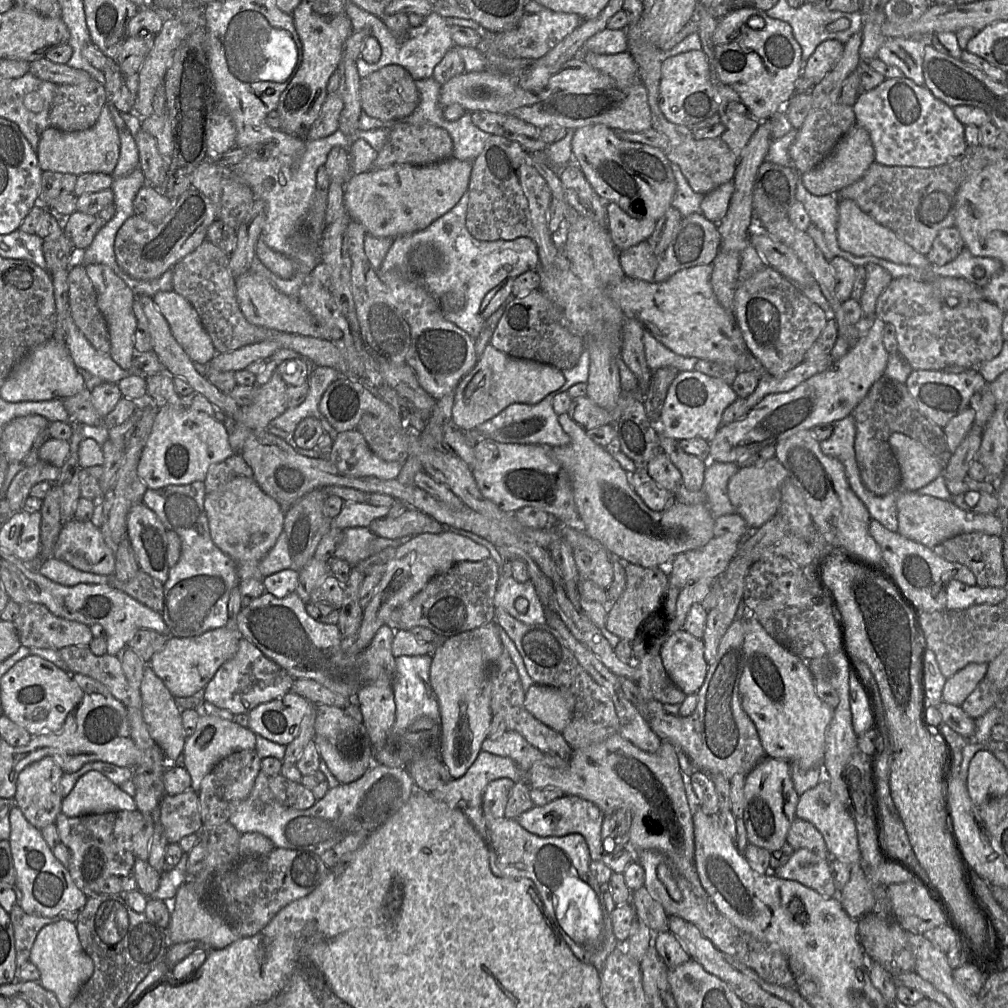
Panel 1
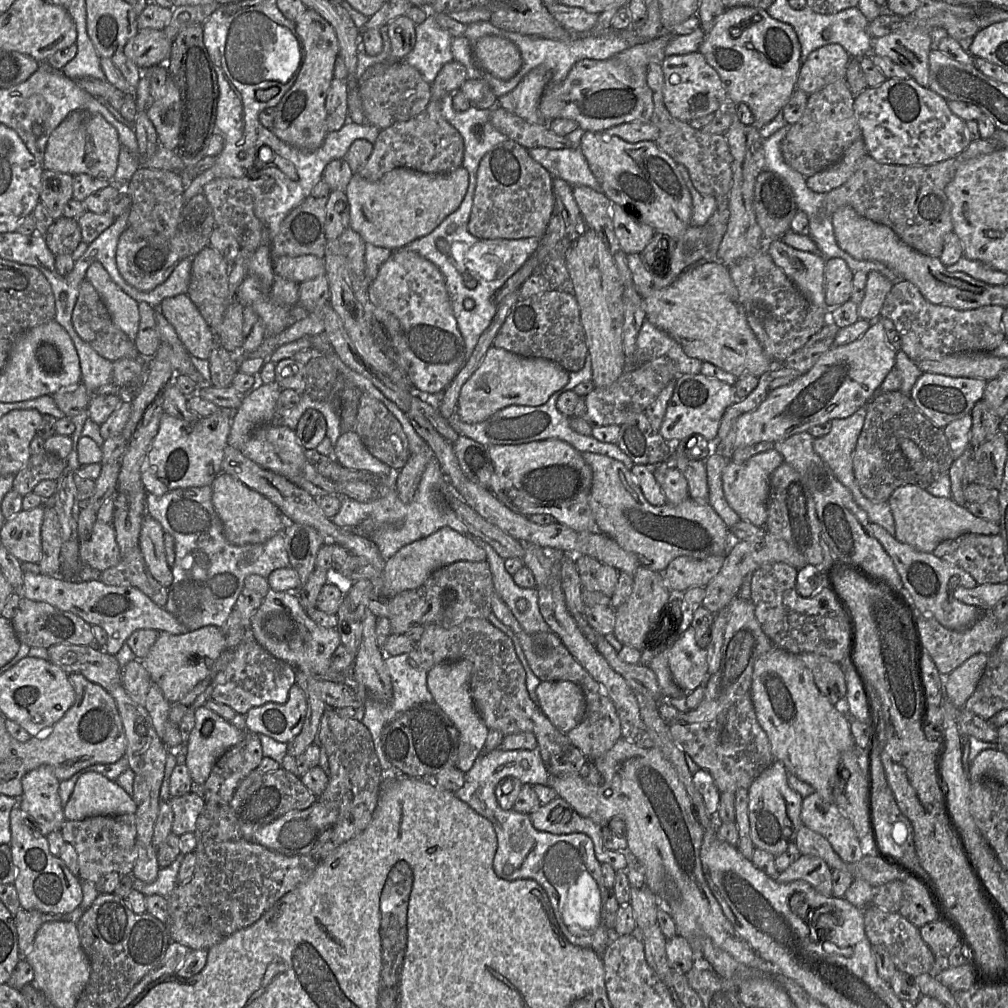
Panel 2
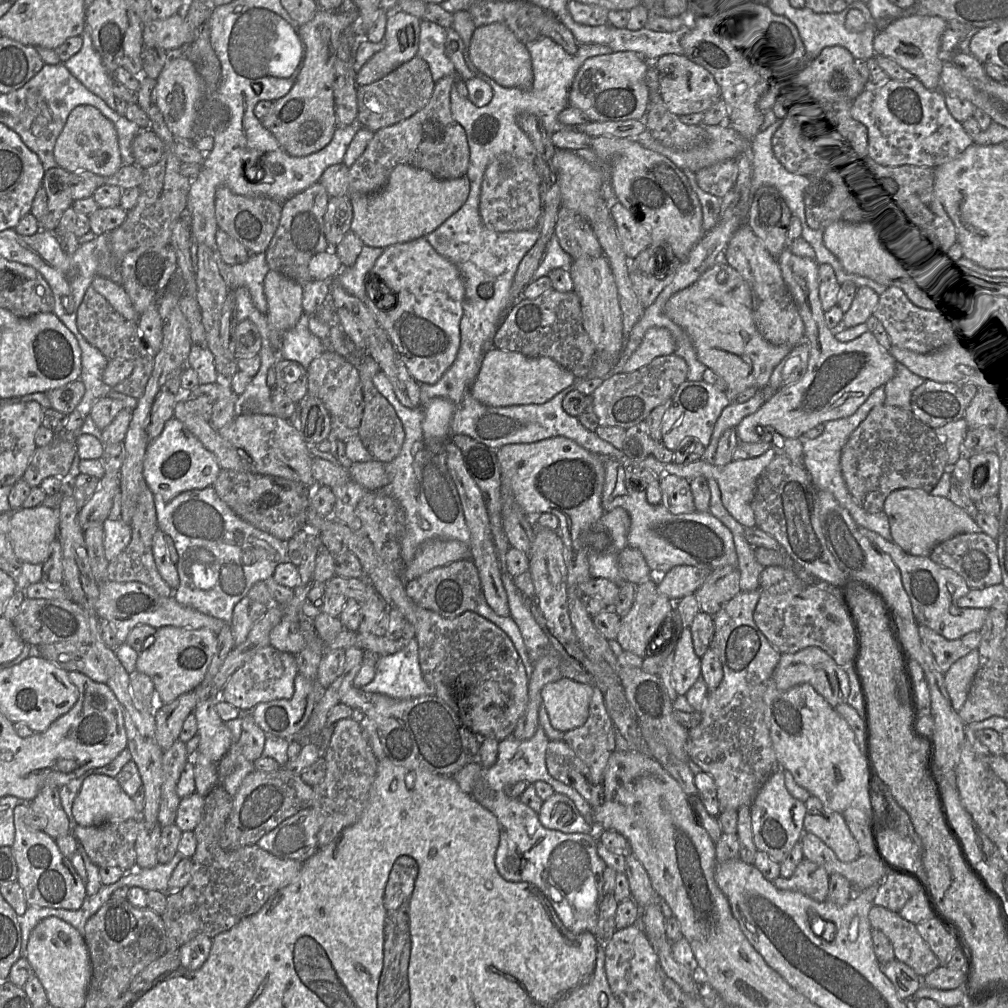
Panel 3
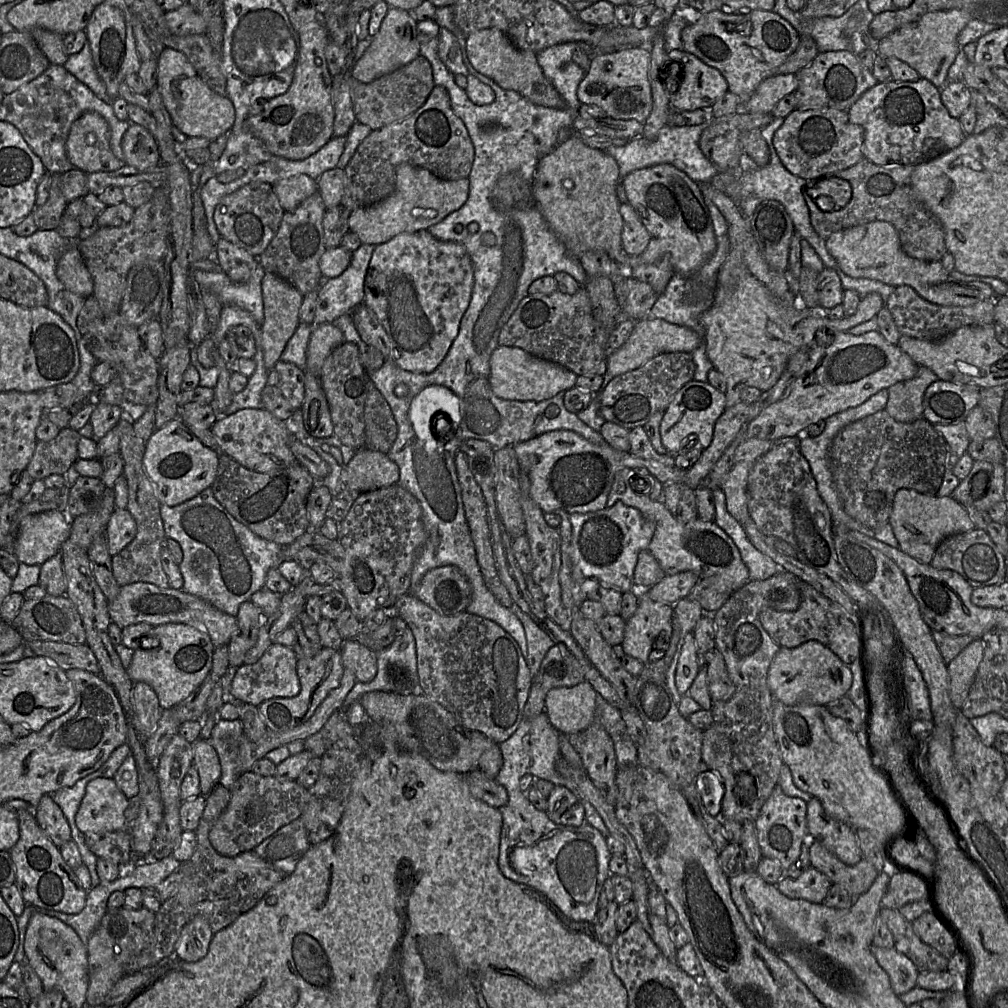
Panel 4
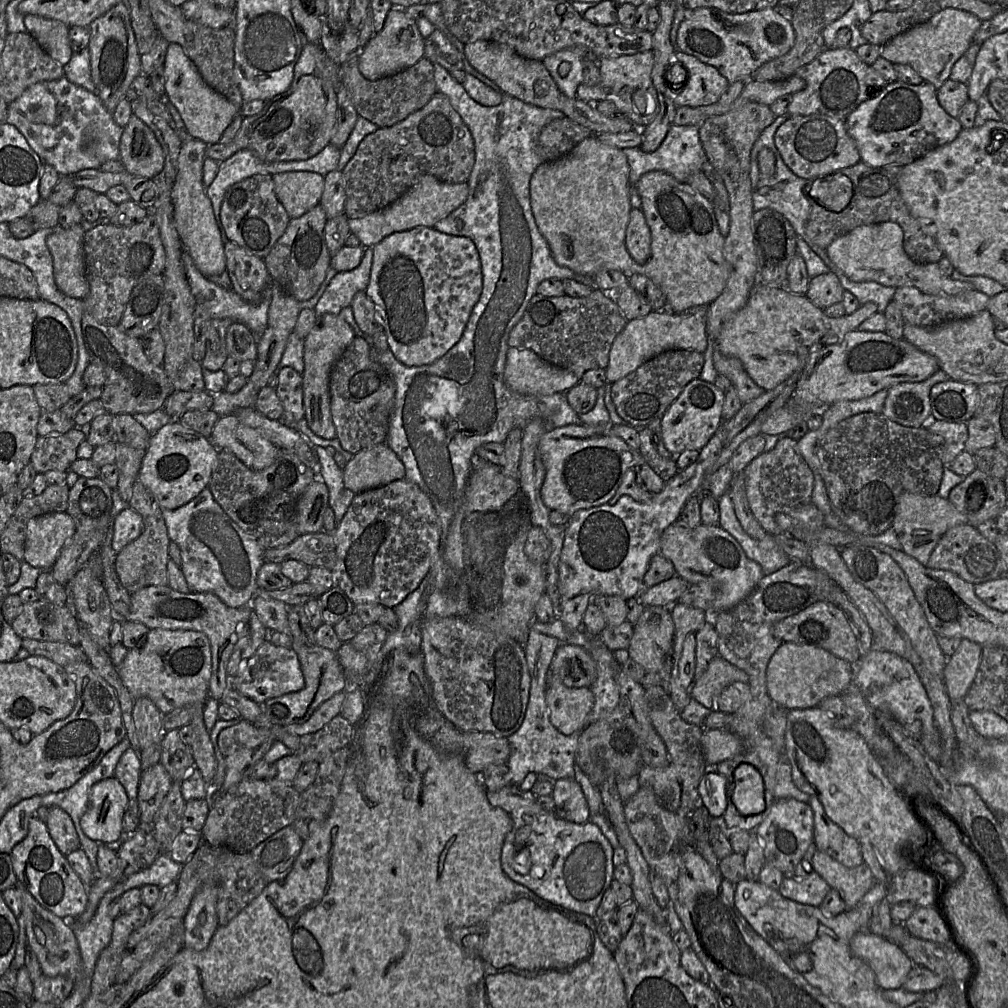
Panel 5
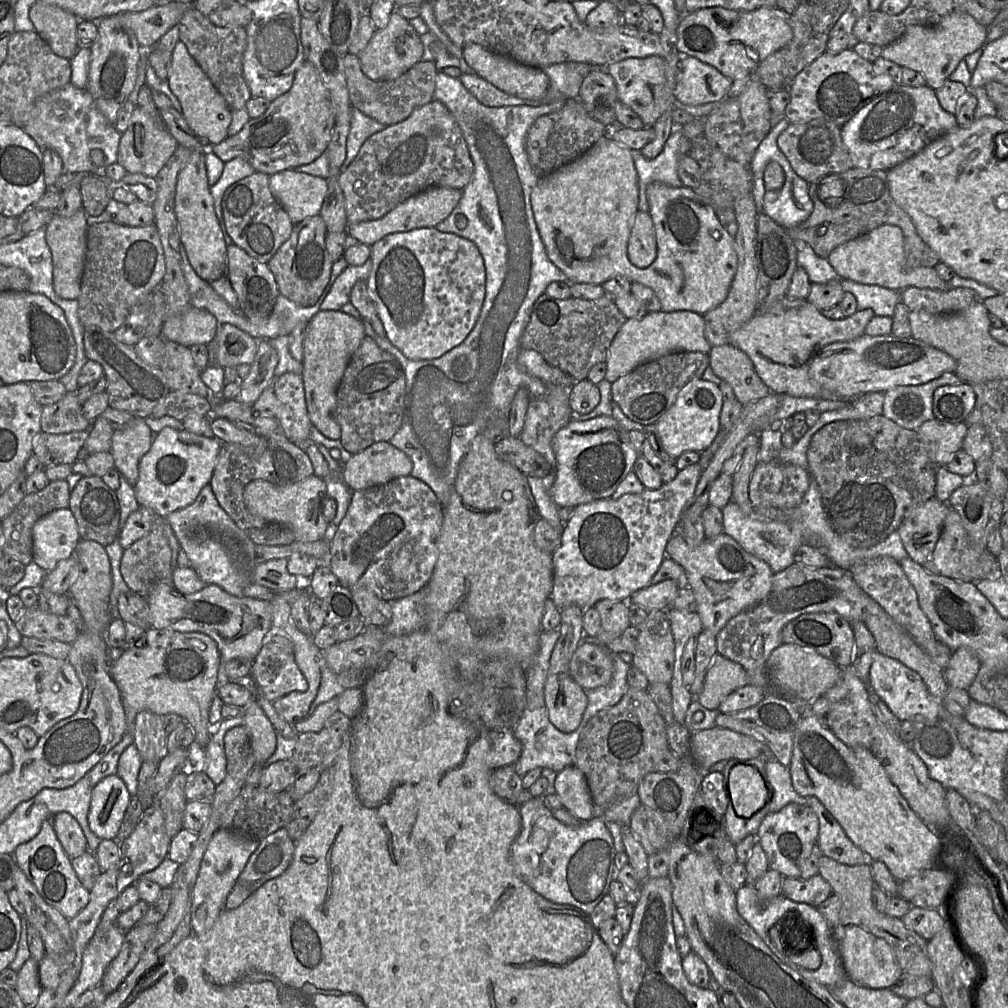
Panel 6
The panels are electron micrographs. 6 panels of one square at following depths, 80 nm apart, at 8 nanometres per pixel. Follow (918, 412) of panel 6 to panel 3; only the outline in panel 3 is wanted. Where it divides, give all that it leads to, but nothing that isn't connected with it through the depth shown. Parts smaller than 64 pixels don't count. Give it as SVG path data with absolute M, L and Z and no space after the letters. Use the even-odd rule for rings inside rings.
M897 362L893 378L886 383L887 395L884 403L902 408L913 408L915 390L925 380L904 364Z

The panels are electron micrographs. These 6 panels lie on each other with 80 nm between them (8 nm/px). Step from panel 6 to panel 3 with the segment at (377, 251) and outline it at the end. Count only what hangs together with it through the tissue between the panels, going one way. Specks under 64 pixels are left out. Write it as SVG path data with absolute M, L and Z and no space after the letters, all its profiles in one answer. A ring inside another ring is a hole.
M426 237L386 247L365 278L363 303L387 333L395 355L418 383L436 383L456 359L460 347L465 285L457 267L440 255Z

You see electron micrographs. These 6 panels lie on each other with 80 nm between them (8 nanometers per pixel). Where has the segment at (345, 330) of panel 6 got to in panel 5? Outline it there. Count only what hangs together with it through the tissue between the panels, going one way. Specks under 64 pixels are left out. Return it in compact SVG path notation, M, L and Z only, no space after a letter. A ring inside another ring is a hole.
M324 314L317 320L304 340L303 403L305 420L309 428L324 439L336 437L336 429L331 416L329 392L330 372L334 363L356 337L355 330L340 316Z

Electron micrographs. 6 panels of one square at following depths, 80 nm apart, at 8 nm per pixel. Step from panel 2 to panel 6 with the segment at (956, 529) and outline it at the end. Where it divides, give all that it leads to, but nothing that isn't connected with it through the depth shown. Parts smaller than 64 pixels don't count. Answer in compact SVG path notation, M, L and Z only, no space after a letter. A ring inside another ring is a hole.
M933 497L906 512L896 530L909 557L924 565L940 537L950 506Z

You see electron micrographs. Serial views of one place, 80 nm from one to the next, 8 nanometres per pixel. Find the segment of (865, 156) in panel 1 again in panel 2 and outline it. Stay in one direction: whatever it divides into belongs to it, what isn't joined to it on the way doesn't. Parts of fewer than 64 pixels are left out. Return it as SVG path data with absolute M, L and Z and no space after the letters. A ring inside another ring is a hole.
M861 137L851 144L838 162L807 177L808 188L816 193L827 193L840 187L855 173L866 155L866 146Z

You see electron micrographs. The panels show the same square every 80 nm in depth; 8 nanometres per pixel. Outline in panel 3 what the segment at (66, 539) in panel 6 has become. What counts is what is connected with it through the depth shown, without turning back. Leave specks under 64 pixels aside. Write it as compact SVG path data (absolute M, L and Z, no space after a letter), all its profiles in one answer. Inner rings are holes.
M38 505L13 511L9 537L16 557L21 562L43 564L52 541L58 538L58 526L58 509Z

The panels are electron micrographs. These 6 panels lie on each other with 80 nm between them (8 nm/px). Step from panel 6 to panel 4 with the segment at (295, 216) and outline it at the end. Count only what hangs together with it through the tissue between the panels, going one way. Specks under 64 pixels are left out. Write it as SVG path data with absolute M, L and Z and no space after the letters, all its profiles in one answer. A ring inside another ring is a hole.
M298 174L278 181L274 192L285 211L294 211L308 197L318 192L317 181L306 174Z

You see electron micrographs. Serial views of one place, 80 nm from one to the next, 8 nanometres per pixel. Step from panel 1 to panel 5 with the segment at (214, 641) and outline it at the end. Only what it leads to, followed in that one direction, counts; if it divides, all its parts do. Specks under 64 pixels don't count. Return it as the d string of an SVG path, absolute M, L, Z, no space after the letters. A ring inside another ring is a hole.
M151 628L137 645L128 650L124 660L117 667L119 677L135 700L149 698L164 715L176 708L190 705L204 705L209 697L209 682L212 673L212 655L209 638L194 630L172 630Z

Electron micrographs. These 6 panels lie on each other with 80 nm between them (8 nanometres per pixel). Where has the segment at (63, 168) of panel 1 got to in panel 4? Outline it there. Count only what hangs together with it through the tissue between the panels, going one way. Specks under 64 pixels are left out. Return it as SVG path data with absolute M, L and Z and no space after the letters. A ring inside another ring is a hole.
M85 112L70 128L66 153L71 164L85 173L112 172L124 165L110 147L108 122L96 112Z

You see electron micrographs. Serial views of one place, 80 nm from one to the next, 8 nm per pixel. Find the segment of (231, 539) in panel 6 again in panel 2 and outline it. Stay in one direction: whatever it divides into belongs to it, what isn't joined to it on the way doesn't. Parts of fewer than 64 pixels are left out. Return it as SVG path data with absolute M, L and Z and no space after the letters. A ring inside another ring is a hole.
M210 485L178 488L163 495L147 493L146 513L157 520L163 530L174 539L176 558L171 567L173 581L167 588L168 597L164 608L188 631L195 631L208 625L222 627L233 610L248 575L257 574L267 579L274 570L290 566L284 532L259 544L237 546L228 542L223 533L221 519L212 503Z

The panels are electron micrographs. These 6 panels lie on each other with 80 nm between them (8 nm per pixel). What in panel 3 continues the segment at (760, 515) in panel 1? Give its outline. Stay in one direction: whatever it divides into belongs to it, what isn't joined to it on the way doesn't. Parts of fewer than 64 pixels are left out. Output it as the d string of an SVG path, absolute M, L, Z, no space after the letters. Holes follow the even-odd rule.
M772 447L759 457L750 458L746 460L731 461L727 465L717 467L713 463L703 461L702 459L687 464L677 465L674 463L661 463L652 457L648 457L643 461L637 463L627 457L627 459L616 459L620 461L623 466L626 467L642 467L650 470L659 480L666 476L672 475L680 478L684 478L688 481L696 477L704 477L708 479L715 479L718 483L721 492L721 500L725 509L729 514L744 528L756 527L756 520L754 512L751 507L751 503L754 499L757 481L762 471L770 464L770 462L777 455L777 451Z

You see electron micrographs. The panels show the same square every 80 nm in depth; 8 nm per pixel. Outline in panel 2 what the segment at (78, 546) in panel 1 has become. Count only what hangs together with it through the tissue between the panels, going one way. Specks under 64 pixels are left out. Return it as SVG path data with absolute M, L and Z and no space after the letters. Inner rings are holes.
M96 521L88 540L80 541L79 555L85 566L104 571L121 559L112 524Z

